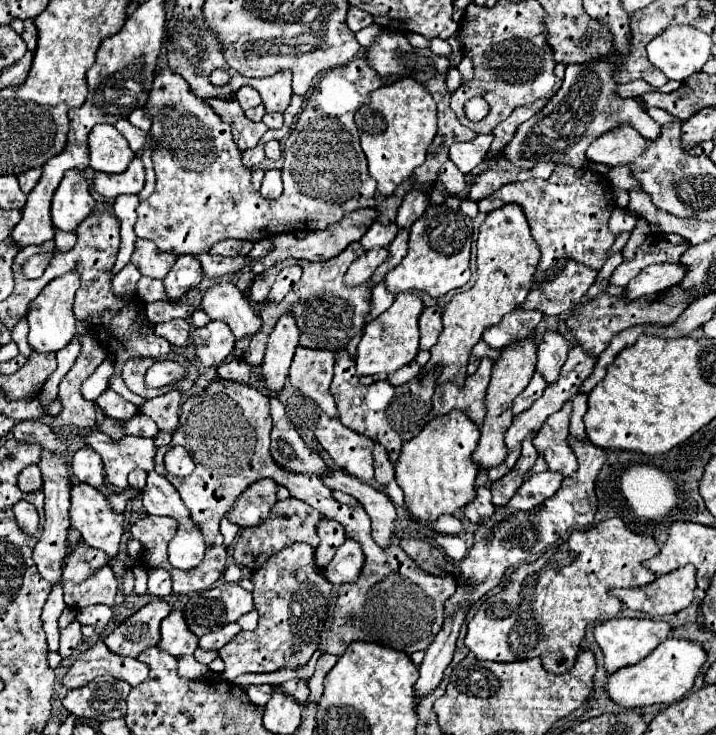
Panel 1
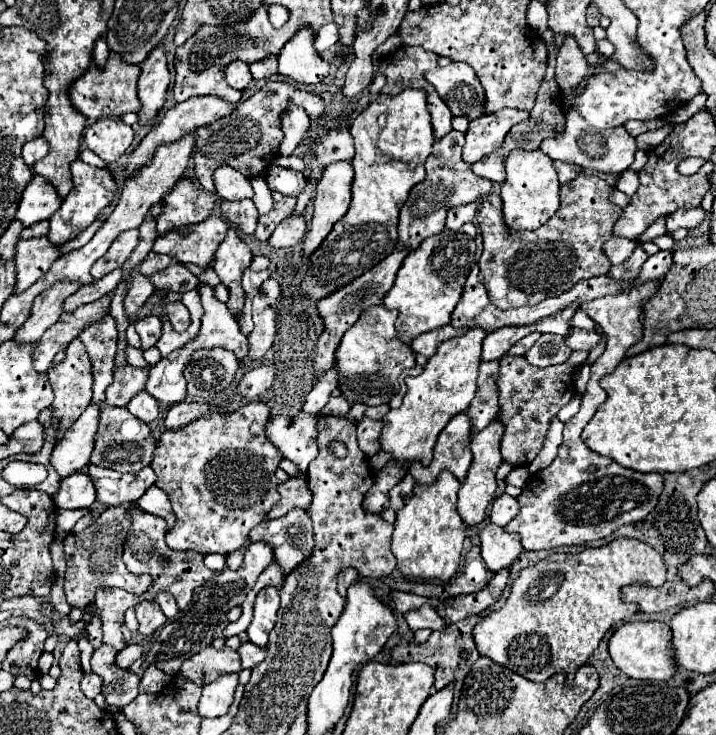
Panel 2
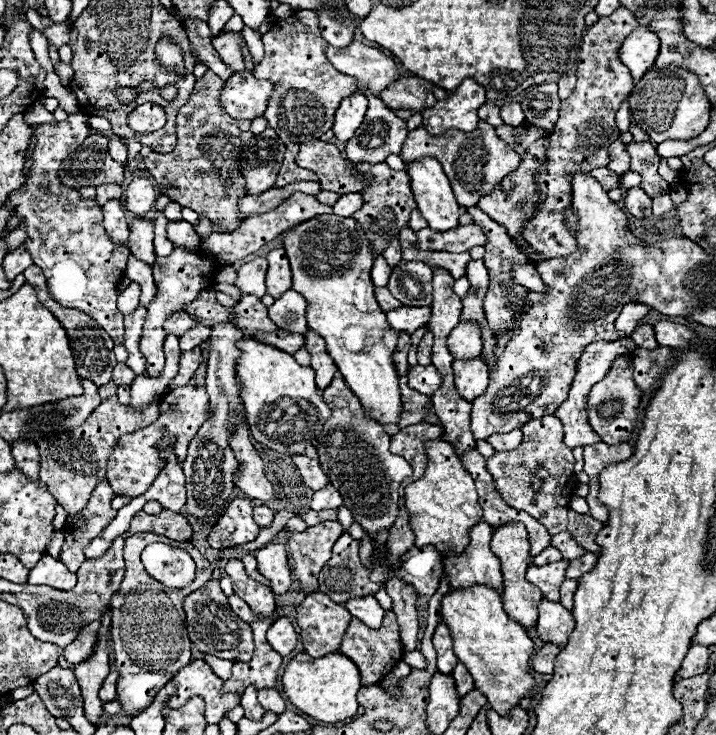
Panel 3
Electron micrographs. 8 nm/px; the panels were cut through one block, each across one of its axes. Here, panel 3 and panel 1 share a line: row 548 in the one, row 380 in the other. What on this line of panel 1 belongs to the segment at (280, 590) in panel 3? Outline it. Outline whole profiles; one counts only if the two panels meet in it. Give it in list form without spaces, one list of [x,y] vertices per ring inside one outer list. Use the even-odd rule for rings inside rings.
[[[286,312],[278,324],[274,326],[268,344],[266,344],[266,354],[264,354],[264,362],[260,366],[260,382],[264,386],[264,390],[272,392],[272,396],[276,392],[280,392],[286,384],[286,376],[288,376],[288,368],[294,356],[294,350],[298,346],[298,328],[294,322],[294,316],[290,312]]]

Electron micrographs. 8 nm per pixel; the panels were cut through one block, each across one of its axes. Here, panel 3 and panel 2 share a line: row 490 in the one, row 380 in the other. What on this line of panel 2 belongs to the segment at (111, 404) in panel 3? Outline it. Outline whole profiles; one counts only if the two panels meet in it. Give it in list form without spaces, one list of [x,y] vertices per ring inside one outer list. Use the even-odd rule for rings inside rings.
[[[76,338],[66,348],[66,360],[48,372],[48,380],[50,380],[54,394],[56,394],[52,408],[54,408],[54,418],[56,418],[54,422],[60,426],[58,438],[64,436],[64,432],[76,422],[76,418],[86,410],[86,406],[92,400],[92,372],[90,372],[90,368],[92,368],[92,364],[90,364],[88,352],[86,352],[84,344]]]

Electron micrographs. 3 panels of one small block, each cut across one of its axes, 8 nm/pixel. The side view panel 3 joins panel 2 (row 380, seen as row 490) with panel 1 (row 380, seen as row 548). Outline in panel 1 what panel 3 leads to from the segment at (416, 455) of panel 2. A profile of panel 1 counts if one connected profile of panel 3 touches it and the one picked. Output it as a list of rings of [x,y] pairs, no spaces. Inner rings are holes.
[[[506,204],[504,208],[498,208],[486,216],[484,224],[480,226],[476,248],[478,280],[470,290],[460,292],[446,304],[442,312],[444,330],[436,346],[430,350],[430,362],[424,366],[424,370],[440,368],[442,374],[438,374],[438,384],[454,382],[464,386],[466,364],[472,346],[480,340],[488,326],[498,324],[504,314],[516,310],[516,304],[526,300],[532,286],[532,276],[540,262],[540,248],[532,240],[528,220],[518,204]]]

